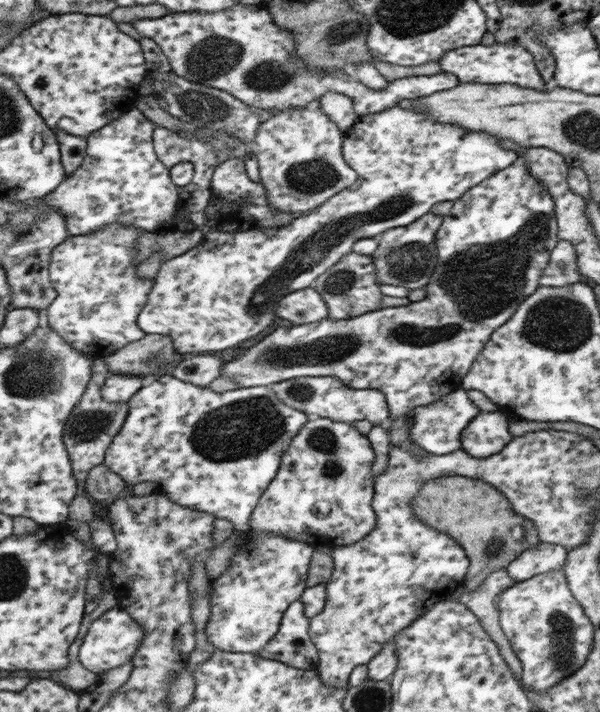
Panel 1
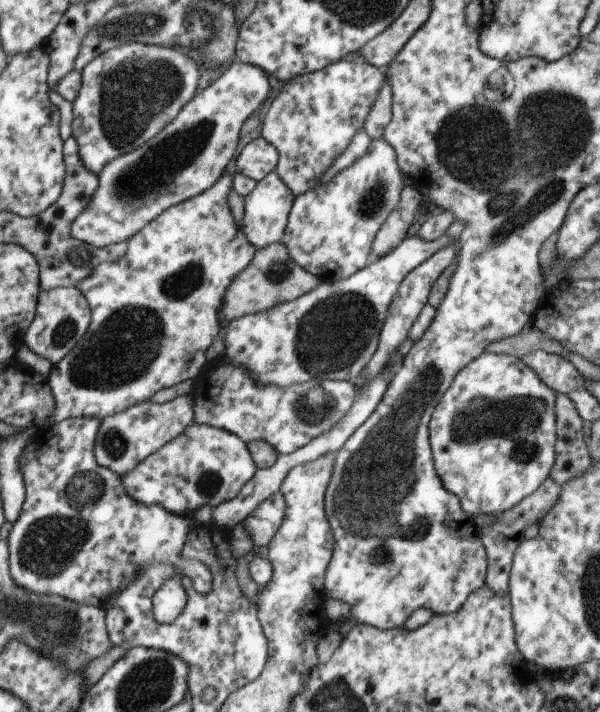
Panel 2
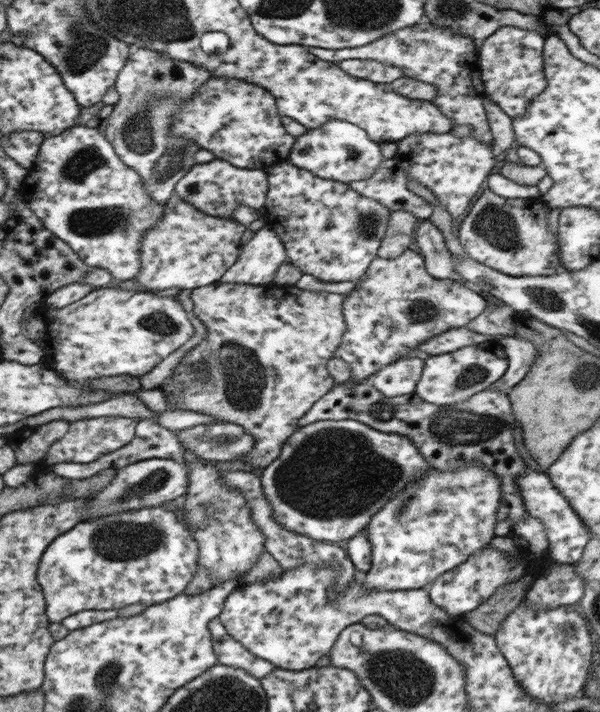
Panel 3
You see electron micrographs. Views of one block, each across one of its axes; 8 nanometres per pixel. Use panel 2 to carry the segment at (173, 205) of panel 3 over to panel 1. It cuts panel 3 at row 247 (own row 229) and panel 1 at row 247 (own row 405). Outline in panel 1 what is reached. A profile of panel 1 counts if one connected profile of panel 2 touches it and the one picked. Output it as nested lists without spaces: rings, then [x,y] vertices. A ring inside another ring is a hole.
[[[119,221],[107,224],[96,232],[68,235],[59,243],[49,256],[47,276],[56,296],[46,307],[47,325],[62,336],[74,349],[93,358],[109,356],[113,351],[123,348],[126,344],[143,338],[144,332],[137,326],[136,318],[139,310],[147,302],[147,292],[151,292],[153,279],[137,277],[135,273],[135,247],[133,242],[143,232],[135,225],[123,225]]]

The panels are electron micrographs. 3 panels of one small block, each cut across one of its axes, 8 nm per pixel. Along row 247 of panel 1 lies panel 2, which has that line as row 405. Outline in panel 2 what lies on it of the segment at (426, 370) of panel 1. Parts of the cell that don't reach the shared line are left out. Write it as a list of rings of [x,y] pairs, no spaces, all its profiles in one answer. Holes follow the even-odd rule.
[[[481,353],[477,358],[468,362],[453,378],[451,386],[441,395],[441,398],[435,403],[435,408],[431,413],[428,422],[428,443],[431,449],[431,460],[433,468],[439,475],[439,480],[445,490],[454,494],[460,502],[462,512],[470,517],[481,515],[490,515],[491,513],[501,513],[503,510],[513,508],[515,504],[525,498],[531,492],[535,492],[537,487],[549,474],[555,454],[553,454],[553,444],[555,444],[555,414],[553,414],[553,400],[555,393],[543,384],[543,381],[531,370],[522,359],[502,354]]]

